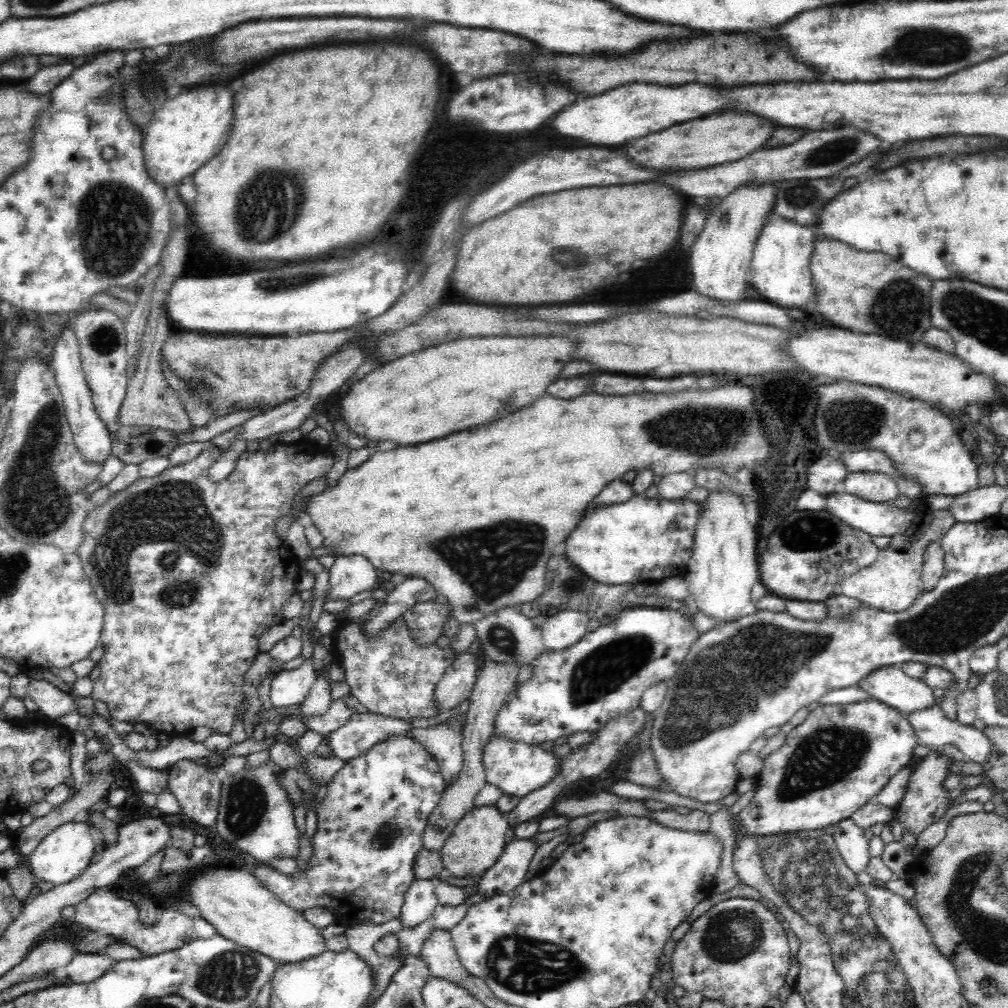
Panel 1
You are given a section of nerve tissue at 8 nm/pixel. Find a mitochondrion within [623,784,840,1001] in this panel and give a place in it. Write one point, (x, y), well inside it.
(734, 934)

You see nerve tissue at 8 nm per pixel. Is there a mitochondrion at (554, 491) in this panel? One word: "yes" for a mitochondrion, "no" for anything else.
no

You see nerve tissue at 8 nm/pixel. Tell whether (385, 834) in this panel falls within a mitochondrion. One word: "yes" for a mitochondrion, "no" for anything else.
yes

